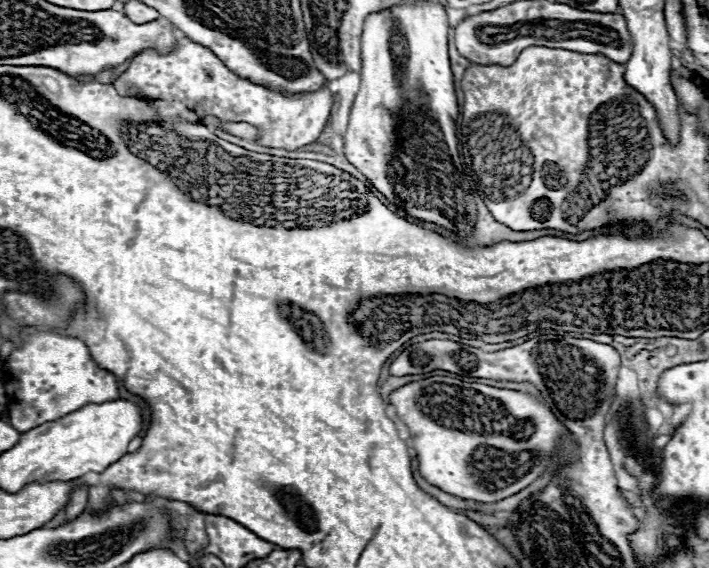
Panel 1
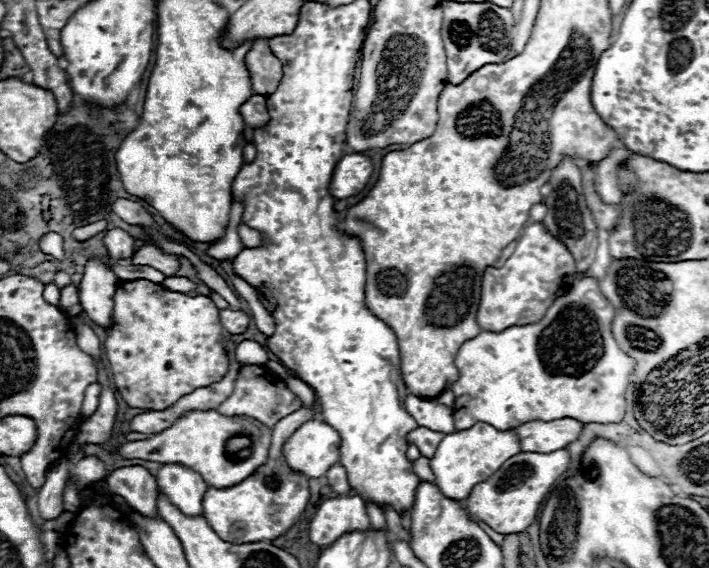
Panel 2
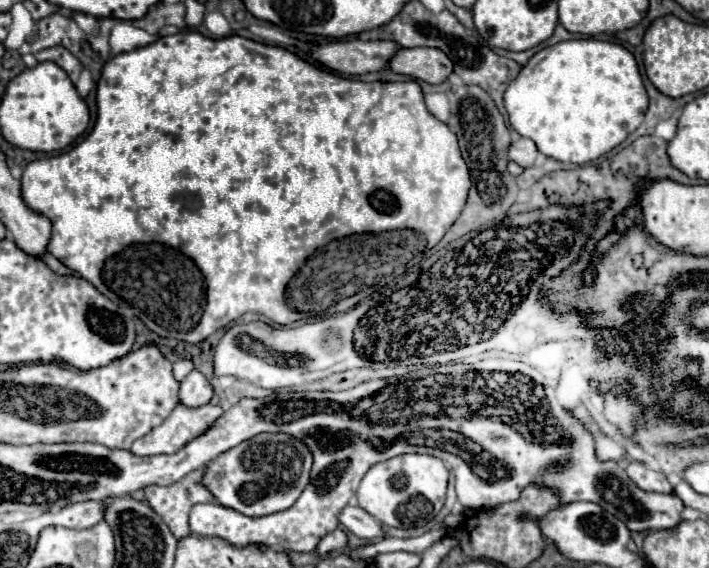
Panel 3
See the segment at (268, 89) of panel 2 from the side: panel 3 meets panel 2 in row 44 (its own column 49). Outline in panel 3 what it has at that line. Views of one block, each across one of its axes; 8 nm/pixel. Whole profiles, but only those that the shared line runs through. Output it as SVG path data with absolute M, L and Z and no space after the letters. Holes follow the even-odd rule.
M44 252L44 254L42 254L42 260L44 260L44 262L50 266L50 270L56 272L56 274L74 274L70 268L66 268L66 266L64 266L58 258L54 258L50 252Z

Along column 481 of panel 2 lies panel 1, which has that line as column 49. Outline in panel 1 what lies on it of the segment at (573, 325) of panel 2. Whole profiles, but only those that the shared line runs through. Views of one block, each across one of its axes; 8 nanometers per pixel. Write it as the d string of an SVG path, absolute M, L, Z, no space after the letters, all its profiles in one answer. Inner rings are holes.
M26 332L22 346L10 354L2 372L8 394L10 424L20 432L44 422L60 420L86 404L104 404L120 398L114 374L92 362L82 340L52 332Z

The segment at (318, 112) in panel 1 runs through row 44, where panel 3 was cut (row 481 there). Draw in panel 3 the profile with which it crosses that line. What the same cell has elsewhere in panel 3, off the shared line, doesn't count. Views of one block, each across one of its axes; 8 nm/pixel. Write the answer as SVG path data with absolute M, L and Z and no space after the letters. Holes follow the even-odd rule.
M196 468L186 478L170 486L146 486L144 494L148 504L170 526L176 538L184 538L190 532L188 514L194 504L214 502L210 490L202 484L206 468Z

